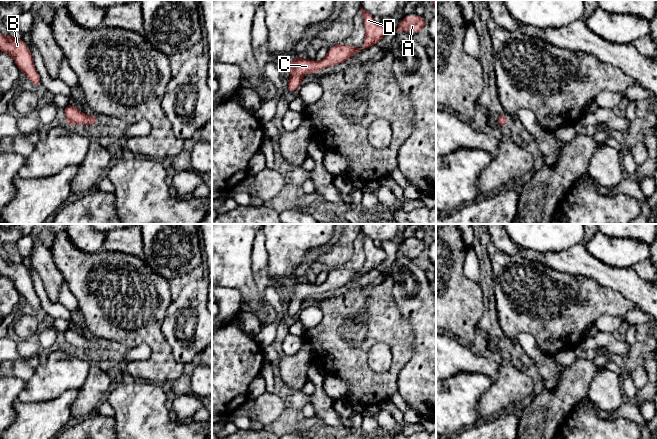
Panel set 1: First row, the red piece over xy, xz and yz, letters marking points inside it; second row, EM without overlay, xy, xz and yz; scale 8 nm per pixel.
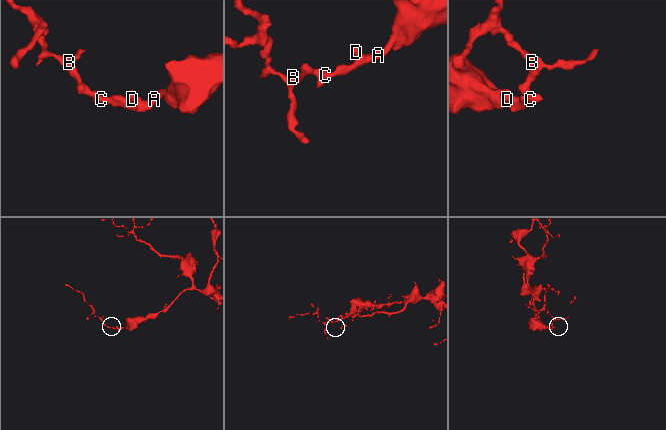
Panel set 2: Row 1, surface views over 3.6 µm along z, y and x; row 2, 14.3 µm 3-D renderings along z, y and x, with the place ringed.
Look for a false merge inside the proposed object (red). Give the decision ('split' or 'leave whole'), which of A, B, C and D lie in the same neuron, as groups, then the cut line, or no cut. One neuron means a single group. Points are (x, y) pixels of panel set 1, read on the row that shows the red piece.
leave whole; groups A B C D; cut none

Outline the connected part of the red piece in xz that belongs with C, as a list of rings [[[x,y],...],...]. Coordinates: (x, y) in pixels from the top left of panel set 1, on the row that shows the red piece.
[[[361,8],[360,12],[363,15],[363,23],[366,32],[362,47],[357,48],[345,44],[333,45],[328,49],[327,55],[321,61],[295,56],[292,61],[287,64],[291,72],[287,84],[287,90],[289,92],[300,88],[303,83],[302,79],[306,74],[318,73],[326,67],[346,62],[349,58],[362,50],[377,45],[377,43],[385,37],[386,29],[383,25],[376,23],[374,17],[366,10]]]

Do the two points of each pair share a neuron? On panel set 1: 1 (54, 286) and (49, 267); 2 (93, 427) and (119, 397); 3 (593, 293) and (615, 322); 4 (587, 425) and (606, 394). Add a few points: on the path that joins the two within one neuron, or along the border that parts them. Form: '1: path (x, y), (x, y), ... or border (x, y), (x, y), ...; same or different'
1: path (52, 281), (49, 272); same
2: border (113, 416), (116, 428); different
3: border (624, 318), (601, 315), (594, 324); different
4: border (588, 396), (599, 408); different

